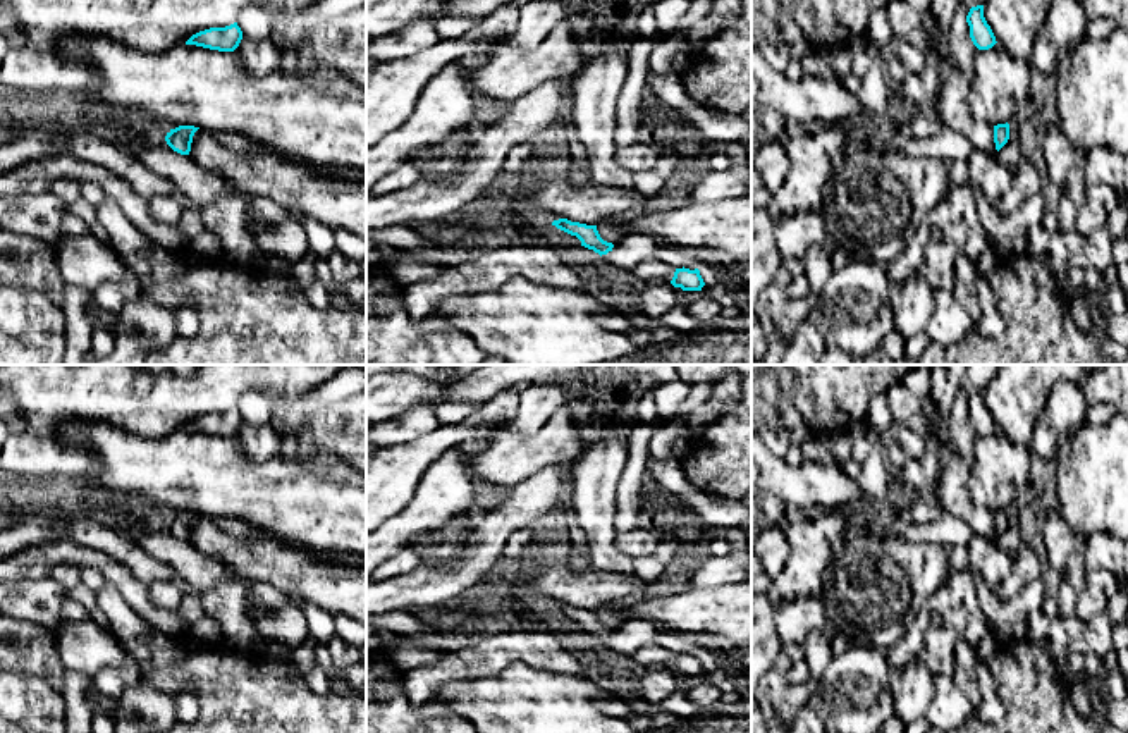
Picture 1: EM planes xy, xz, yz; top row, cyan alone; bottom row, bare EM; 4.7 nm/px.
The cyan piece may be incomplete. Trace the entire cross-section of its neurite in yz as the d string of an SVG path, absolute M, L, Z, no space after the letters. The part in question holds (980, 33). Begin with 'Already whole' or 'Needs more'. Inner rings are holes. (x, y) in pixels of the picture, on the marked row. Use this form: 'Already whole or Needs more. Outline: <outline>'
Already whole. Outline: M984 5L972 7L966 22L970 26L970 38L978 50L989 50L997 43L984 17Z

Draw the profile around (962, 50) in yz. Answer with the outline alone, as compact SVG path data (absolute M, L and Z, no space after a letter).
M961 2L951 21L949 29L949 60L970 81L973 77L973 59L978 48L970 38L966 22L970 9Z

